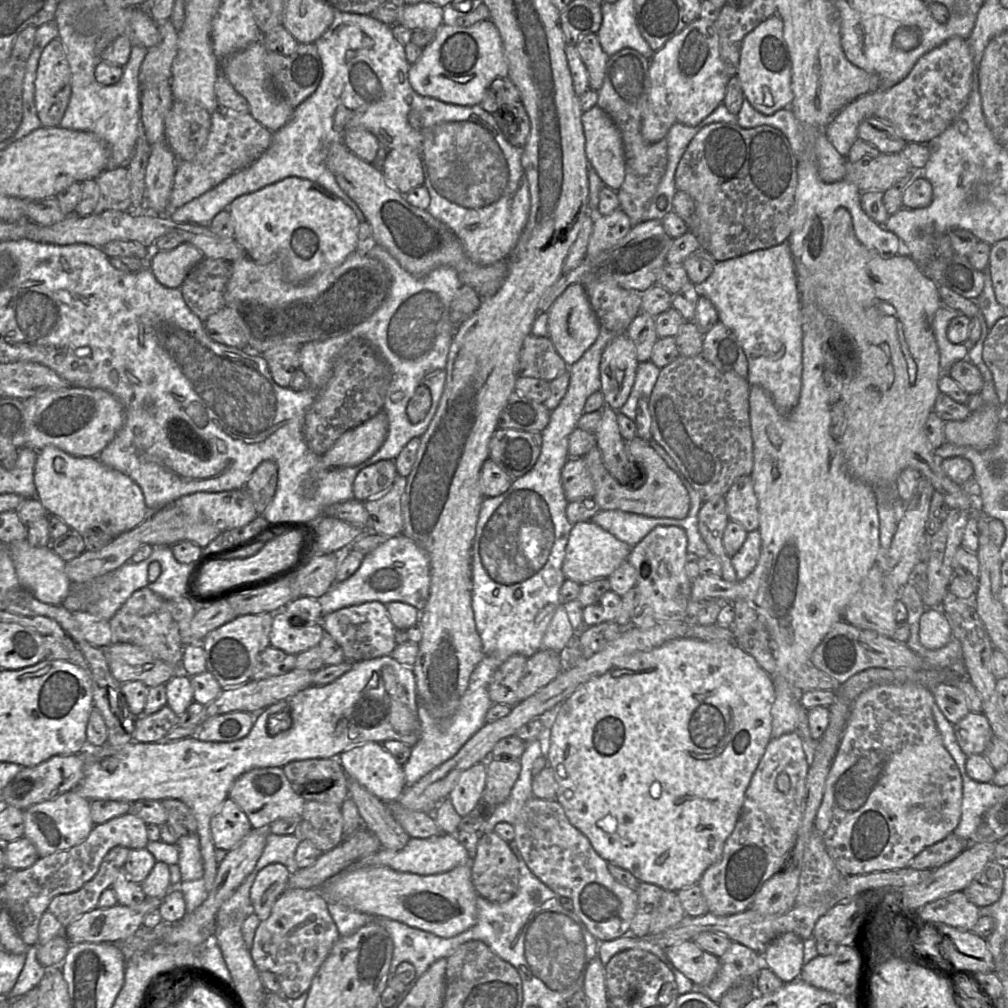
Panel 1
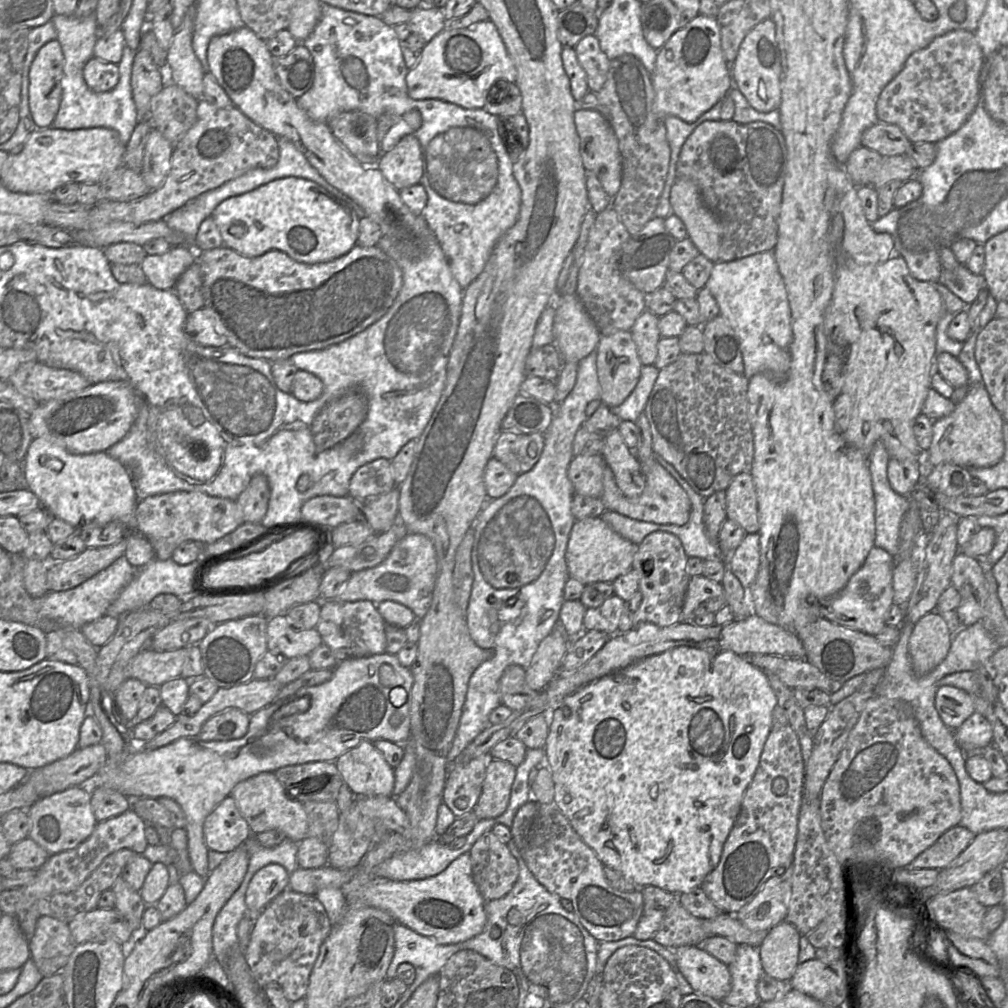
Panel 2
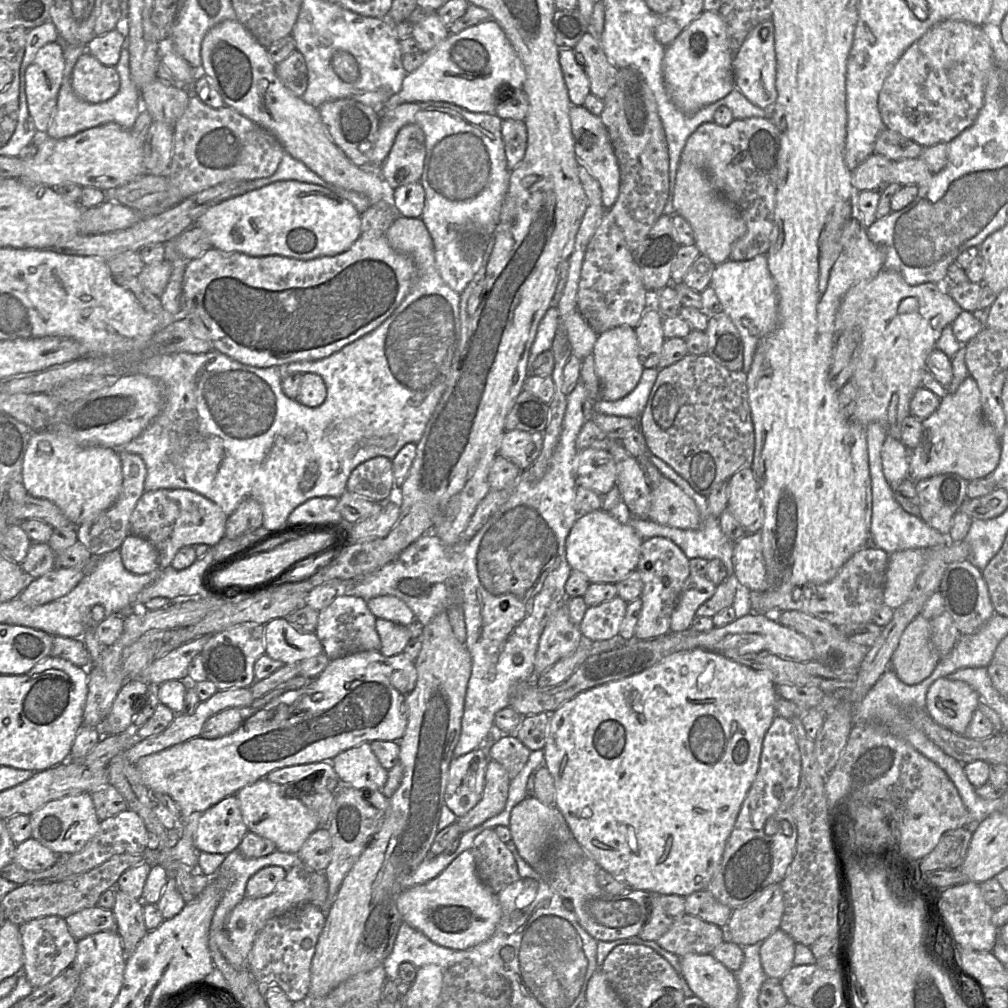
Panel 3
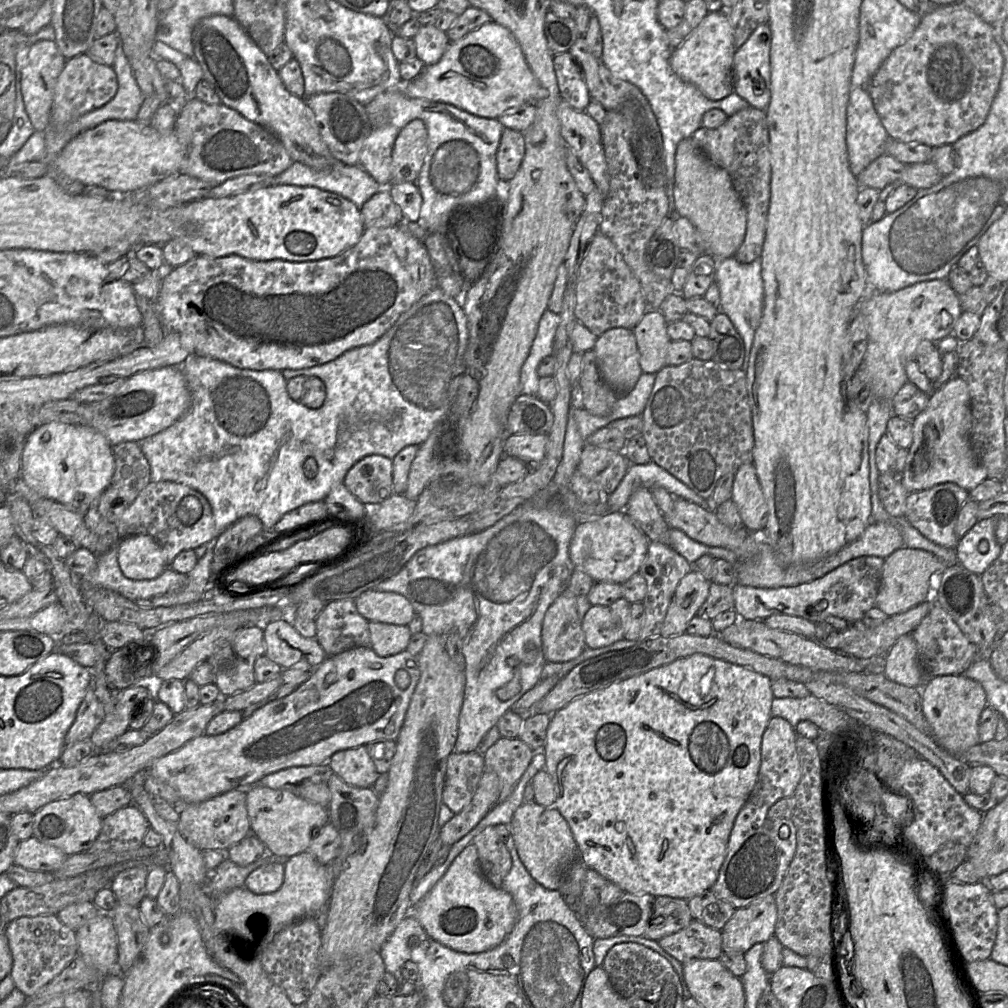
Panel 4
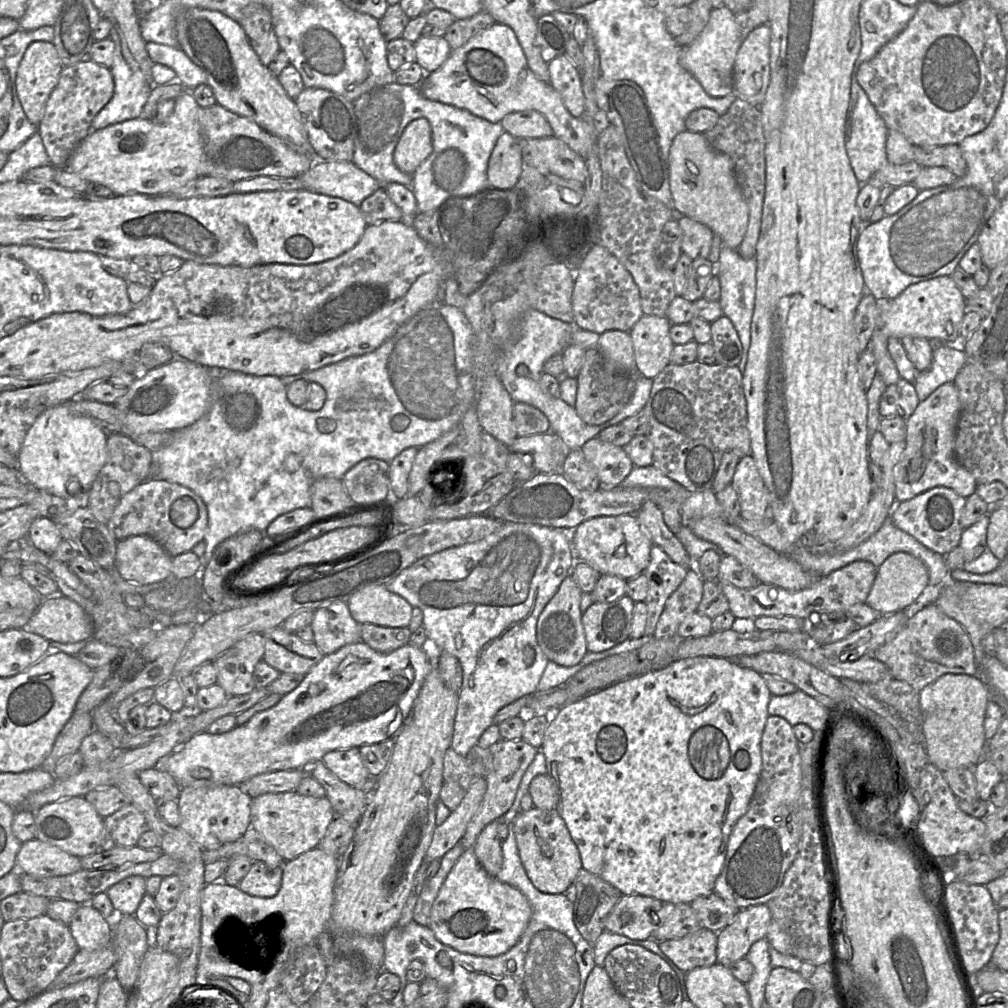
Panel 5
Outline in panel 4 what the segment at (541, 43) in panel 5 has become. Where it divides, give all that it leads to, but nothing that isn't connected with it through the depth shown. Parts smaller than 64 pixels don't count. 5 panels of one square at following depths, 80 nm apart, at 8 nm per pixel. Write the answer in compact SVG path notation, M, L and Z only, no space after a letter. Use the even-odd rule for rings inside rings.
M551 11L545 16L544 32L553 55L569 51L580 37L575 19L561 18Z

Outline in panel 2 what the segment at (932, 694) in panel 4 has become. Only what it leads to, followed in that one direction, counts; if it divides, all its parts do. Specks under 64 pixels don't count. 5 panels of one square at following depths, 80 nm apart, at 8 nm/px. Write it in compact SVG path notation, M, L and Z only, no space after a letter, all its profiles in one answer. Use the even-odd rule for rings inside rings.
M950 685L937 689L935 708L944 724L951 730L958 729L975 711L972 695Z

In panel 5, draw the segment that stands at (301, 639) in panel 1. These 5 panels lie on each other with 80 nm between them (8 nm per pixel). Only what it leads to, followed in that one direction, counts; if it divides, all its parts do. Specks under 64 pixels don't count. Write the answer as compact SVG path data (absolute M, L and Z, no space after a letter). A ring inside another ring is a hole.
M281 626L262 635L263 661L280 673L305 675L324 656L314 642L303 642Z

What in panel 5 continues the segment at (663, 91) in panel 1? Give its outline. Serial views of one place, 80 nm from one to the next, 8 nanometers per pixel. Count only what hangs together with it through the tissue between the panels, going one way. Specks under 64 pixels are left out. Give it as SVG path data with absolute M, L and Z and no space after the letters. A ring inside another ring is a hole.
M722 5L713 8L709 20L688 46L682 47L680 64L700 83L712 97L724 97L734 92L734 62L742 41L734 13Z

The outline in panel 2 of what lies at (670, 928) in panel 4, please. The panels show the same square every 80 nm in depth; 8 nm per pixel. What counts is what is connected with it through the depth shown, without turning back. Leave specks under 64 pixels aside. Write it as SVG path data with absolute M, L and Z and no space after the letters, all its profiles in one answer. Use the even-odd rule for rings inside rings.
M645 886L641 889L643 895L643 913L633 934L637 940L653 939L658 931L668 909L678 901L678 894L670 893L655 886Z

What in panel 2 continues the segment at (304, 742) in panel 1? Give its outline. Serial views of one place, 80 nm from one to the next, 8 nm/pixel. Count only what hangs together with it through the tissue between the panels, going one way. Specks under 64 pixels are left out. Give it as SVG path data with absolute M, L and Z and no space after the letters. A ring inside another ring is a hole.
M386 652L382 654L375 654L368 657L357 657L357 658L349 658L343 661L338 662L338 664L333 669L332 677L319 685L310 686L310 687L303 687L299 689L293 695L288 696L285 699L278 700L272 702L271 704L267 705L266 707L258 710L254 714L250 715L250 722L249 728L247 733L238 739L233 740L226 740L226 741L202 741L196 737L183 737L180 738L166 746L162 746L156 749L147 750L140 748L142 744L137 744L137 748L126 758L126 760L118 765L116 768L111 768L108 765L108 757L106 760L106 764L100 769L97 774L95 784L102 785L104 787L112 788L129 799L138 799L138 798L155 798L158 799L160 797L168 797L174 799L183 809L187 824L185 826L185 830L187 833L188 838L188 854L190 858L190 862L193 868L193 871L200 875L203 878L207 878L210 874L208 868L208 852L209 849L206 845L204 833L203 833L203 824L206 817L216 808L218 804L220 804L226 797L230 796L231 791L233 788L241 781L246 780L252 776L255 776L261 772L274 772L279 768L289 766L289 765L296 765L296 764L303 764L307 762L315 762L315 761L335 761L341 754L348 751L349 749L356 747L361 741L376 741L378 739L385 739L388 741L392 741L397 744L404 744L405 742L409 741L410 739L410 707L412 701L412 685L414 683L414 677L409 667L403 666L399 659L397 658L396 654L388 654ZM383 664L388 664L392 666L391 670L391 687L402 687L405 689L407 693L406 702L401 705L400 707L394 706L390 701L390 691L393 688L386 687L381 684L379 679L379 670ZM393 714L400 714L402 717L402 722L398 726L392 726L390 723L390 717Z

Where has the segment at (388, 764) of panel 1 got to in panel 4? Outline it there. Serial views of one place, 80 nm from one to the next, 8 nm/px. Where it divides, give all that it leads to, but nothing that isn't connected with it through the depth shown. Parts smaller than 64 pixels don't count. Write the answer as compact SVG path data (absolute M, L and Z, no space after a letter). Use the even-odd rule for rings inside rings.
M366 745L337 751L327 763L337 776L354 787L372 788L380 774Z

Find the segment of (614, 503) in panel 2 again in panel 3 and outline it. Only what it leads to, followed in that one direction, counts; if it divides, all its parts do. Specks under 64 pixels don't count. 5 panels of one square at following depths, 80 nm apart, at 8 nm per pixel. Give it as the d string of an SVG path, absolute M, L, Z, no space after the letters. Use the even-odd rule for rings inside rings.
M664 476L658 486L650 491L650 508L646 519L682 530L695 530L701 524L695 502Z

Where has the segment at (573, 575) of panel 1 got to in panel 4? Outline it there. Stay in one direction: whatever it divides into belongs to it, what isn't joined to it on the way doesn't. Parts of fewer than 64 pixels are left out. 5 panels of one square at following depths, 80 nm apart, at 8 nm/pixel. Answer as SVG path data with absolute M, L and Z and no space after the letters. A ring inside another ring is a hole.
M625 511L607 514L577 523L570 542L569 555L576 569L588 574L596 582L623 584L638 573L647 553L649 540L639 527L627 516Z

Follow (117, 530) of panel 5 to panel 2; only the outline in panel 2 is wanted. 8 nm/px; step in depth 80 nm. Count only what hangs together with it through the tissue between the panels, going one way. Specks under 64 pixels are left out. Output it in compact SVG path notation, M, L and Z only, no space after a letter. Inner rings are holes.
M177 491L153 495L138 501L134 530L148 539L159 560L172 558L174 550L186 541L211 544L231 533L244 518L236 500L209 496L202 492Z

